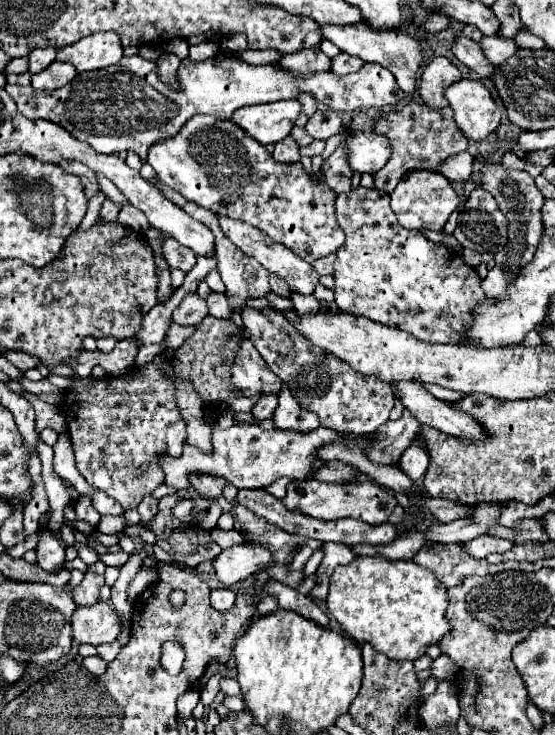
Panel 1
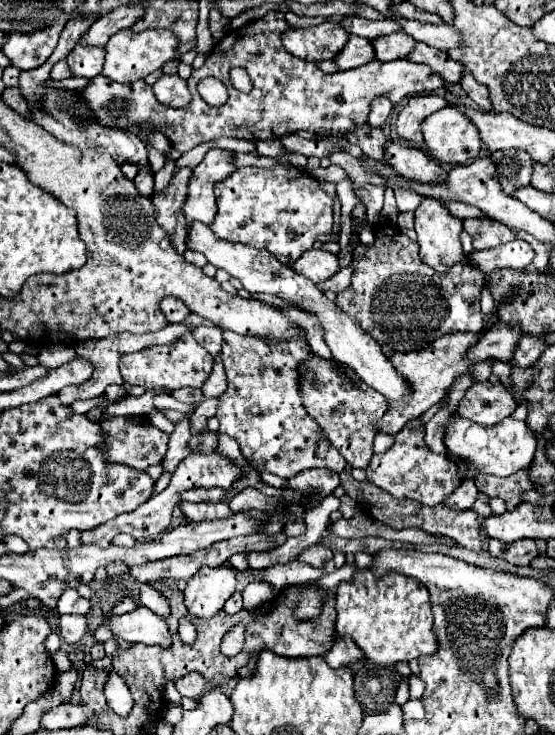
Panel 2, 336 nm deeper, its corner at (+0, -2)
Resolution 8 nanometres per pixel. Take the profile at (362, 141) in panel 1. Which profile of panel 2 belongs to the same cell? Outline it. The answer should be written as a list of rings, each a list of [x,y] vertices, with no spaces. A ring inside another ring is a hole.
[[[388,141],[384,157],[398,175],[410,177],[414,181],[430,183],[430,181],[444,181],[446,177],[446,171],[434,159],[430,159],[426,153],[414,147],[404,147],[400,143]]]

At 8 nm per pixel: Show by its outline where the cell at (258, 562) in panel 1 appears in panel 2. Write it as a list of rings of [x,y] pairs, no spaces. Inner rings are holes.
[[[204,565],[192,579],[188,579],[184,589],[184,603],[188,611],[196,617],[210,617],[218,613],[226,599],[236,591],[238,569],[232,565],[208,567]]]

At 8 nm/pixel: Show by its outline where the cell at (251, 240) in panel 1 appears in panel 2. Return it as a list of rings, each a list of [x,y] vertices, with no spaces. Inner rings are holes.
[[[310,249],[302,253],[302,257],[296,259],[296,263],[292,263],[290,267],[314,283],[332,277],[340,269],[338,257],[326,249]]]

